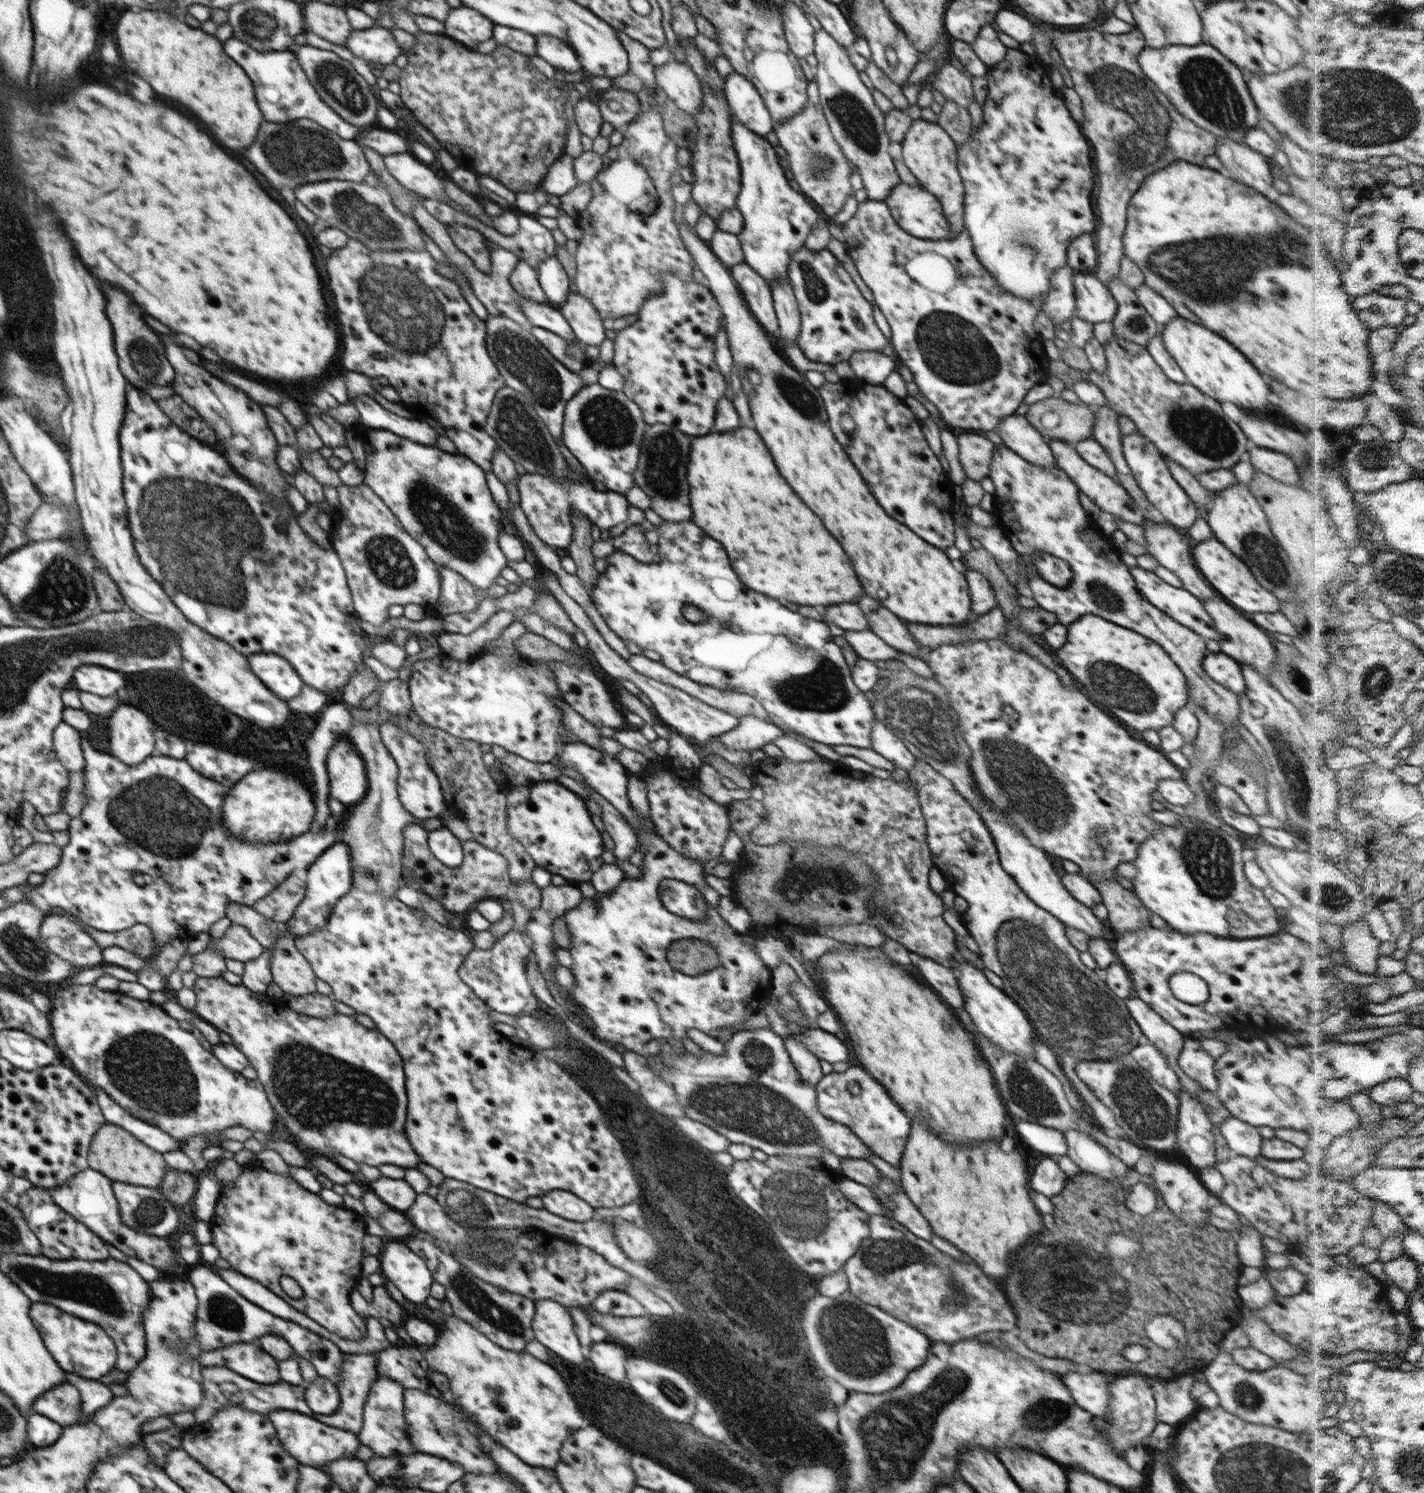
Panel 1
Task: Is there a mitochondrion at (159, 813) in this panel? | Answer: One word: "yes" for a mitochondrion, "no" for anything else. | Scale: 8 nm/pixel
yes

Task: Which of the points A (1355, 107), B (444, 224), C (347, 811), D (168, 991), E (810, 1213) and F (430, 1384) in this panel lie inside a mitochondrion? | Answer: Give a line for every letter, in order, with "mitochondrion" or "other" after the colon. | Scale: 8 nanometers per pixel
A: mitochondrion
B: other
C: other
D: other
E: mitochondrion
F: other

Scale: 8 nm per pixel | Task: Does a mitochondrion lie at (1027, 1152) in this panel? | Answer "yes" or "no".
no

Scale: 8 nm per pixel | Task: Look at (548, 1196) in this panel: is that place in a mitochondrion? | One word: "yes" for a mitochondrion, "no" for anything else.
no

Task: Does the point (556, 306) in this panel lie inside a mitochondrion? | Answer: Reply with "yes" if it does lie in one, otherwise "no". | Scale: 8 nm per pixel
no

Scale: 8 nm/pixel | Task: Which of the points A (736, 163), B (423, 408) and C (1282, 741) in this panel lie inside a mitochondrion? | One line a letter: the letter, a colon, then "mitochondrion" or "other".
A: other
B: other
C: mitochondrion

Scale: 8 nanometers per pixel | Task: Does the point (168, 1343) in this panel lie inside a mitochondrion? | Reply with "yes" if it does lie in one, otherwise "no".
yes

